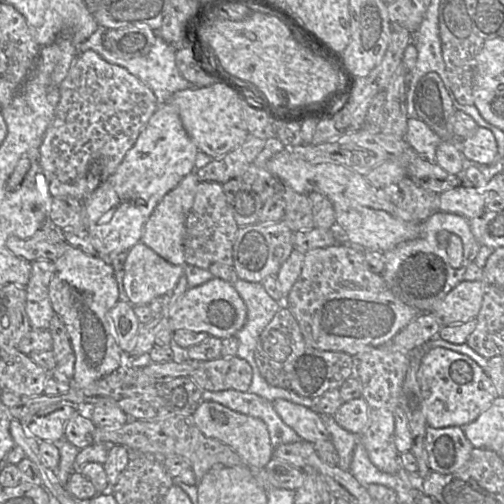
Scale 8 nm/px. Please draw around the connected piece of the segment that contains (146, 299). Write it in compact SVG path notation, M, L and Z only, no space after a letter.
M143 243L134 245L127 253L123 264L123 274L118 282L120 301L127 301L133 307L149 305L152 301L171 292L184 276L184 266L169 263Z

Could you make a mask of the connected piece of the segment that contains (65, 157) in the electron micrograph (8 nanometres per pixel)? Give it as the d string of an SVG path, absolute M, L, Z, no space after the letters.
M92 50L80 52L73 62L66 78L60 85L60 99L57 105L55 116L42 138L38 150L38 164L44 173L49 186L49 192L53 198L58 196L71 196L78 200L84 201L93 193L111 174L124 159L127 152L135 144L140 132L145 127L150 117L153 115L159 103L154 93L144 85L137 77L128 72L125 68L111 64L104 60L99 54Z

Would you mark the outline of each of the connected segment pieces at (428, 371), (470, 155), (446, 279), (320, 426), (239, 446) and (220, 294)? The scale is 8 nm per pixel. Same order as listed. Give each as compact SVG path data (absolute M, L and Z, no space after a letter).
M443 347L426 350L420 361L418 380L423 398L422 411L427 425L432 428L463 428L498 397L490 377L474 360Z
M490 125L490 129L479 127L472 136L463 140L442 141L453 143L466 159L481 164L491 164L499 153L499 146L492 131L492 125Z
M437 211L422 223L417 238L402 242L384 253L385 266L380 275L389 289L404 303L418 309L421 313L430 313L440 300L463 281L463 275L476 259L479 249L480 244L464 217Z
M282 399L274 400L272 404L283 422L303 441L315 443L328 438L322 416L317 411Z
M200 402L192 416L206 437L217 439L231 447L241 457L243 465L248 468L259 469L272 460L275 447L263 420L236 412L216 402Z
M213 278L198 287L189 288L183 294L170 320L170 329L172 333L178 330L204 332L223 340L235 336L244 326L246 317L247 307L234 286L225 280Z

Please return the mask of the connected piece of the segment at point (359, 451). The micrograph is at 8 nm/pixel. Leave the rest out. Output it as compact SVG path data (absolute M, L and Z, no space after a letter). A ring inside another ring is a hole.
M359 437L353 450L350 472L357 481L364 486L370 484L382 484L392 489L394 484L396 484L396 478L393 478L390 473L378 472L375 468L379 469L370 461L368 453ZM359 443L361 443L360 446Z

